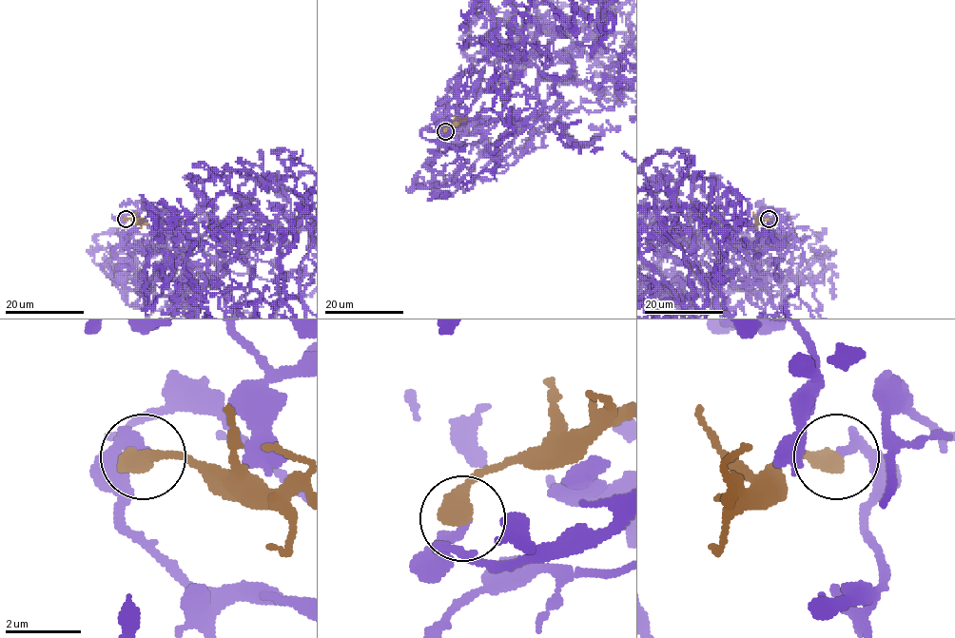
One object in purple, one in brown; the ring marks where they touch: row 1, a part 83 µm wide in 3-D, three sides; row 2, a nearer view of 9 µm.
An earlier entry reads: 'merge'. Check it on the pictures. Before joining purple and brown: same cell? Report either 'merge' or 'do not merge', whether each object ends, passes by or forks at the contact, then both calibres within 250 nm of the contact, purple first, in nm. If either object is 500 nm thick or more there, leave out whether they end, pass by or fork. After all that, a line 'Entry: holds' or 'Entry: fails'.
merge; 300 nm thick on the purple side, 550 nm on the other
Entry: holds

